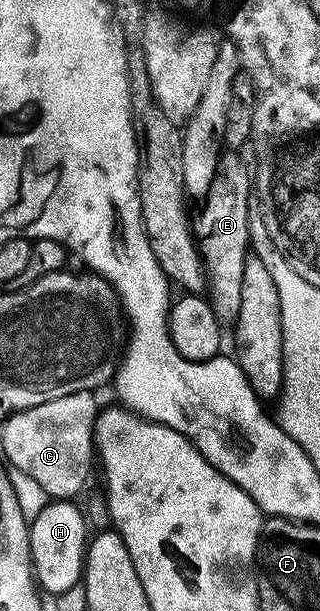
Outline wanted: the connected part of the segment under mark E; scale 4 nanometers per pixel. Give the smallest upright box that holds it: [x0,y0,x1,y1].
[194,152,254,324]

